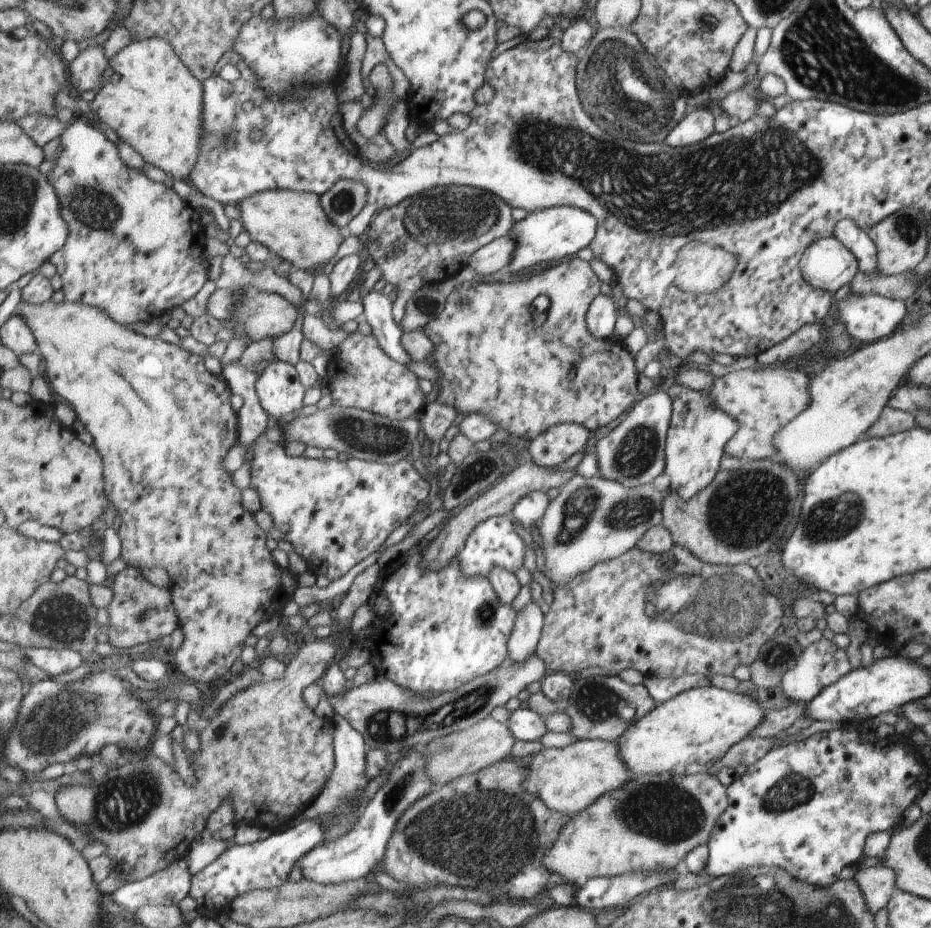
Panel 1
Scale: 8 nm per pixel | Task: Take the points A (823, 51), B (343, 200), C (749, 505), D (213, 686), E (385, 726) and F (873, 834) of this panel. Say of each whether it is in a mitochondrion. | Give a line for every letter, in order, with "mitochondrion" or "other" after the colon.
A: mitochondrion
B: mitochondrion
C: mitochondrion
D: other
E: mitochondrion
F: other

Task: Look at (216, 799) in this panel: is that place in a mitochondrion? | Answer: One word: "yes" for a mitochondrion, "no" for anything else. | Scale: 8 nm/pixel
no

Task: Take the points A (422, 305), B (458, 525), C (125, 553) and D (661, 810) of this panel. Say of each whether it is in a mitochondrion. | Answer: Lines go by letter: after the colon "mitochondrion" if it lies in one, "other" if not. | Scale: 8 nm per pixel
A: mitochondrion
B: other
C: other
D: mitochondrion

